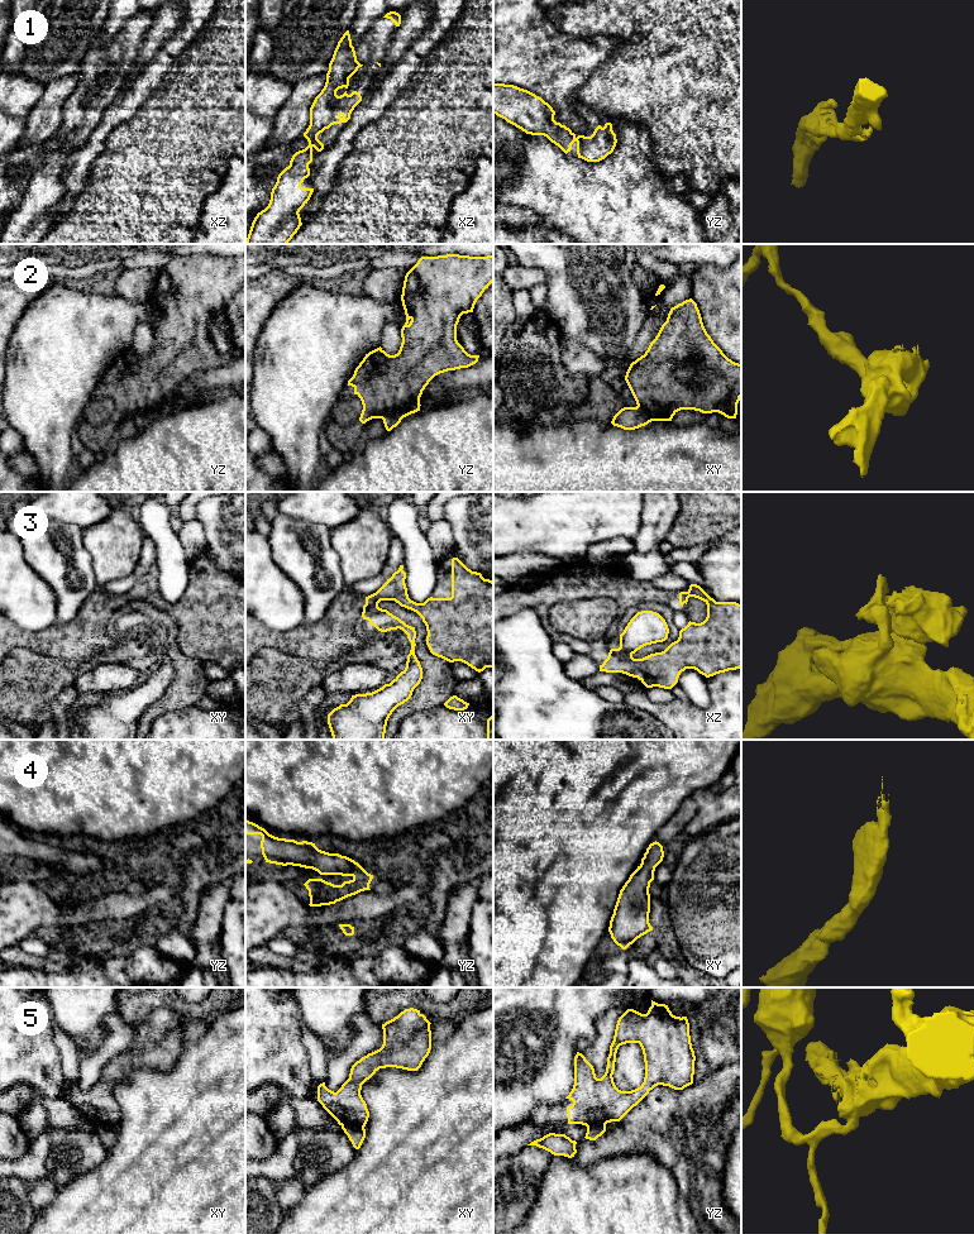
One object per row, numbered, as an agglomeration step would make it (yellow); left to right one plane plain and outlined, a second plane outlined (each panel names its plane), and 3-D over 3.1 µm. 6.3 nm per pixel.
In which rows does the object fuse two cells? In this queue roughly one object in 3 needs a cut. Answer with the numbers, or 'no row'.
2, 3, 5

